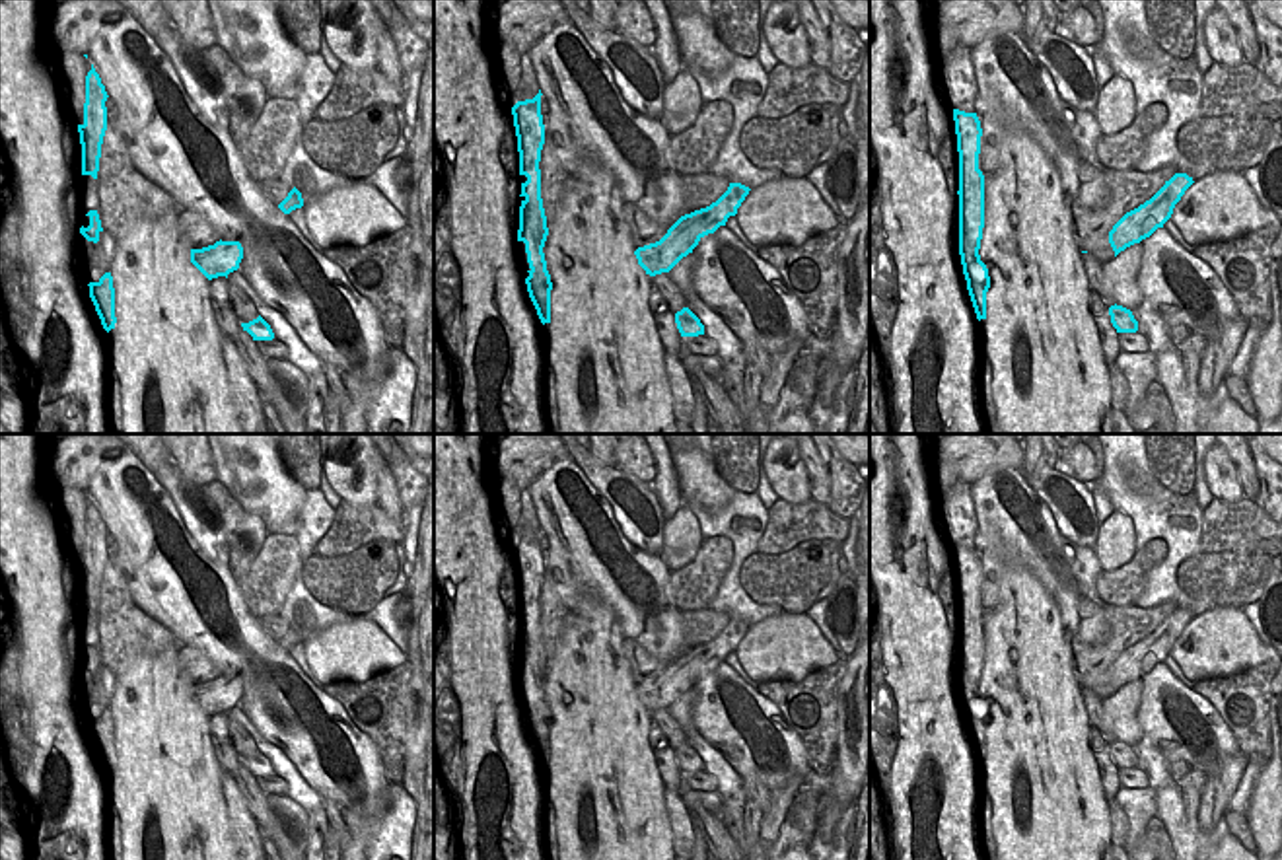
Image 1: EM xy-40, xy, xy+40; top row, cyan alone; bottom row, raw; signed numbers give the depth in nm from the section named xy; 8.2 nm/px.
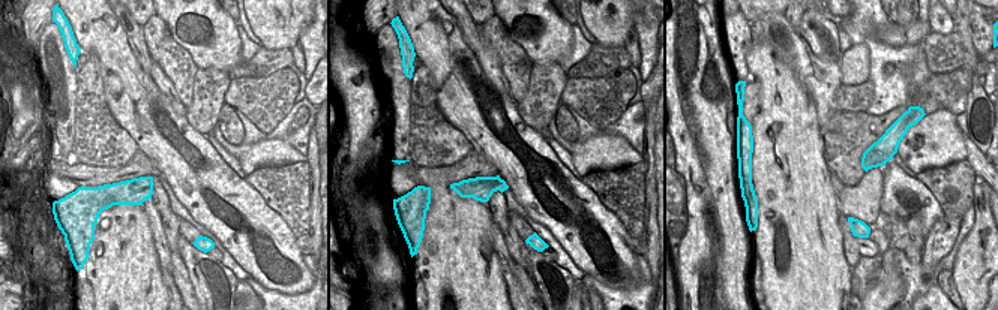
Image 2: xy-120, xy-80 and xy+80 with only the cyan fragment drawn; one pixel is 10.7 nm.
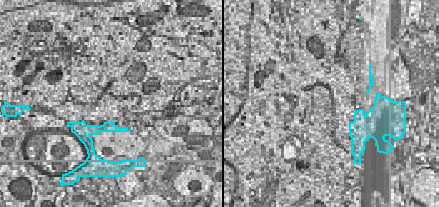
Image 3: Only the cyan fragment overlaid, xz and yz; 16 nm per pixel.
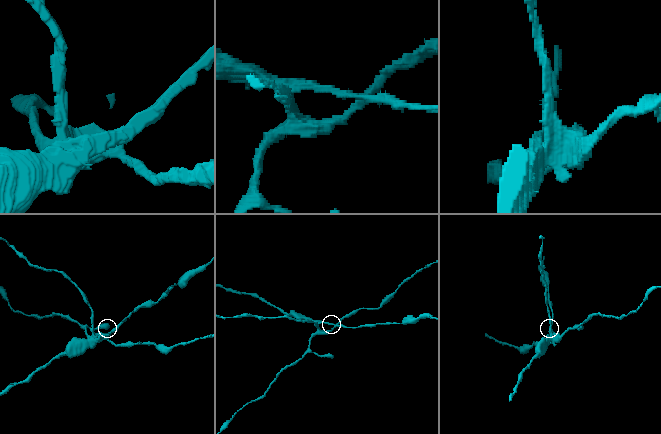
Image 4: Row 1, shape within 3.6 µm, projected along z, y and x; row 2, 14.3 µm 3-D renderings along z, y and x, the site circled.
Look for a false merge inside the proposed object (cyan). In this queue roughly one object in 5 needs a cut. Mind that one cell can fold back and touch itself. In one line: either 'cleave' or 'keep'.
cleave

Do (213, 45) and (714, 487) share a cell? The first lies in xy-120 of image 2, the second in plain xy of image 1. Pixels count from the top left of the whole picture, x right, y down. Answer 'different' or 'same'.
same

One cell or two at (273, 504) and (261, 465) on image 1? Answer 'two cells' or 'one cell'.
one cell

